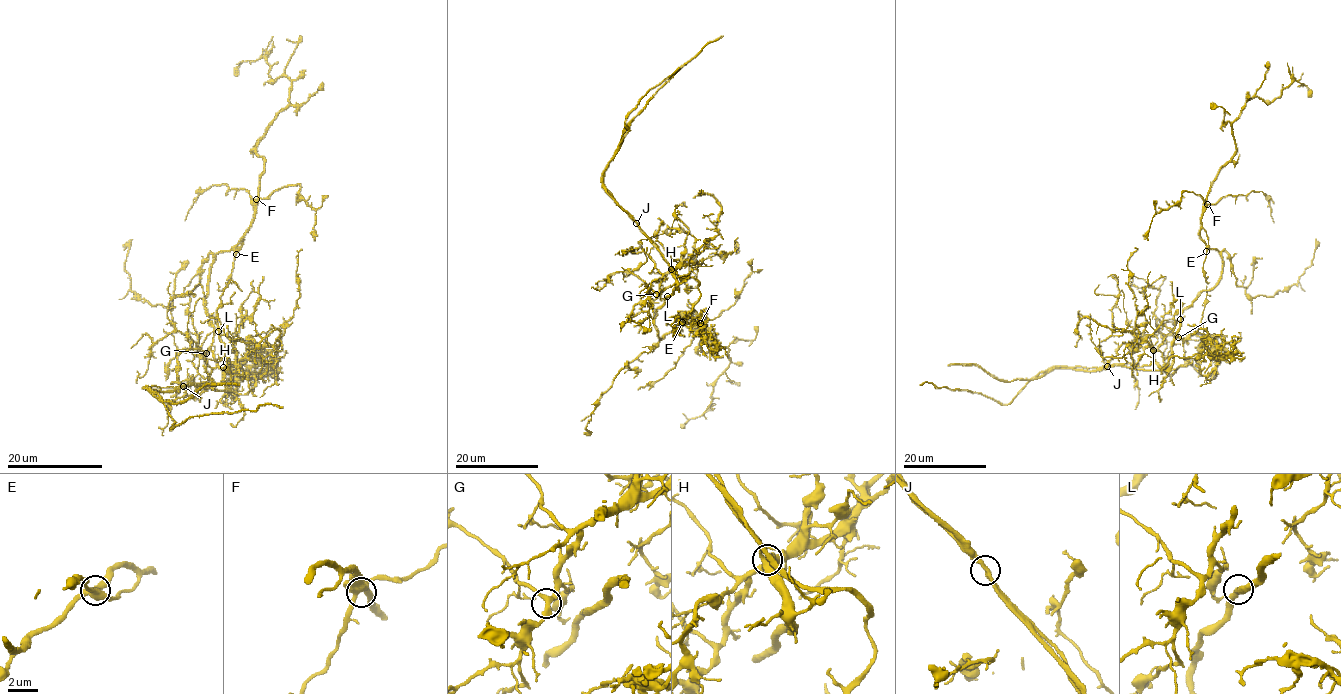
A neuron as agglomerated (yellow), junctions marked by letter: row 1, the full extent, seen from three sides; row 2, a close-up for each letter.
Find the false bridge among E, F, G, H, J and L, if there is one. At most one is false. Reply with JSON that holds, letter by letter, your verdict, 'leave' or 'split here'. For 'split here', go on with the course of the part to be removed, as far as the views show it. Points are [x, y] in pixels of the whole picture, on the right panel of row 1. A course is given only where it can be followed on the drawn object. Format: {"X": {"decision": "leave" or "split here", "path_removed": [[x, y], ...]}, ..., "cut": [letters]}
{"E": {"decision": "leave"}, "F": {"decision": "leave"}, "G": {"decision": "leave"}, "H": {"decision": "leave"}, "J": {"decision": "split here", "path_removed": [[1108, 366], [1091, 371], [1055, 368], [1033, 379], [1006, 381], [996, 379], [975, 364], [948, 365]]}, "L": {"decision": "leave"}, "cut": ["J"]}

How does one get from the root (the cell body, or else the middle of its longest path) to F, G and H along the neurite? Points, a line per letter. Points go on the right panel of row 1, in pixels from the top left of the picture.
F: (1181, 319), (1182, 312), (1203, 291), (1209, 291), (1221, 275), (1221, 254), (1200, 236), (1202, 209), (1207, 204)
G: (1181, 319), (1172, 345), (1173, 362), (1164, 369), (1155, 360), (1154, 351), (1168, 335), (1174, 333), (1178, 337)
H: (1181, 319), (1172, 345), (1173, 362), (1164, 369), (1154, 359), (1153, 350)

